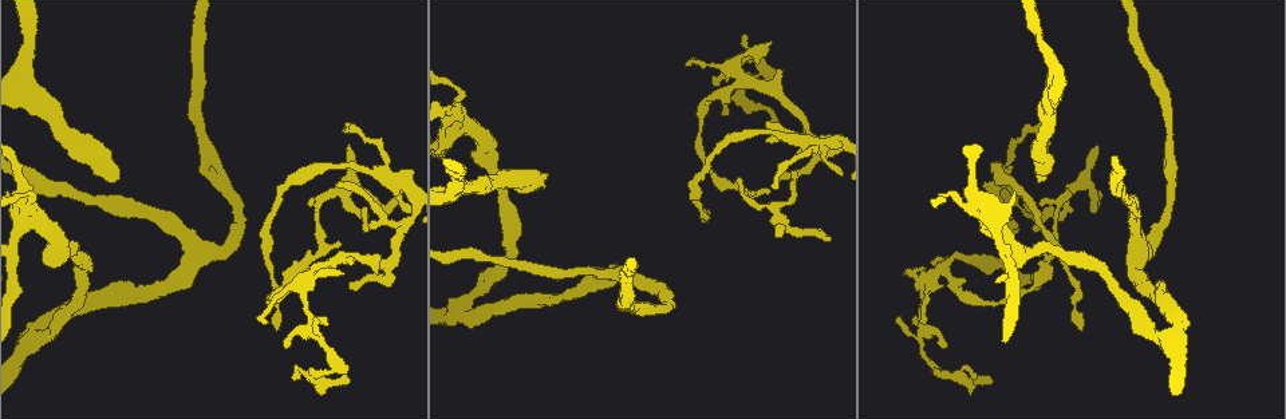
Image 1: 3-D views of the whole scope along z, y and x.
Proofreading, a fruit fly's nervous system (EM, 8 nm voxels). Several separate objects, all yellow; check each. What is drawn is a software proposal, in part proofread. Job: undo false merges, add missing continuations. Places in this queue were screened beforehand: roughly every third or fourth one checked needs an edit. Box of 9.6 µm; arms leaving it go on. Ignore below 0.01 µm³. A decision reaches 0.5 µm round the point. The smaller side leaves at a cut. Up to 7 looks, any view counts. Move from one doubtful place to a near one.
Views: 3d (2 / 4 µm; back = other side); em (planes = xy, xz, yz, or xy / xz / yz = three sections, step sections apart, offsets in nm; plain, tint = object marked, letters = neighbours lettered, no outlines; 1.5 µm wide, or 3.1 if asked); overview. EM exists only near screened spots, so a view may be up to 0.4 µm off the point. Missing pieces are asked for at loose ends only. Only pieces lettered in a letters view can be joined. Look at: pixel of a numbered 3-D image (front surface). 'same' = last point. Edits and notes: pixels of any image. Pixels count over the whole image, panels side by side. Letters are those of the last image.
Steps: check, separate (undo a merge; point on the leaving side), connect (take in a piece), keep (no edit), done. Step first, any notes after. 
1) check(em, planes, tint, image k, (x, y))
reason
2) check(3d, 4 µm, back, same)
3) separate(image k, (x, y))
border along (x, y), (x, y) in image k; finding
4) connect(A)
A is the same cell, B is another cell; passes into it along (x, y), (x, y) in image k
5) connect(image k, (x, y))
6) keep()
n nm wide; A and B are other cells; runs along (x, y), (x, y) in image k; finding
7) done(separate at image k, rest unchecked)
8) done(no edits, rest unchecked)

check(em, planes, letters, image 1, (343, 164))
a narrow waist

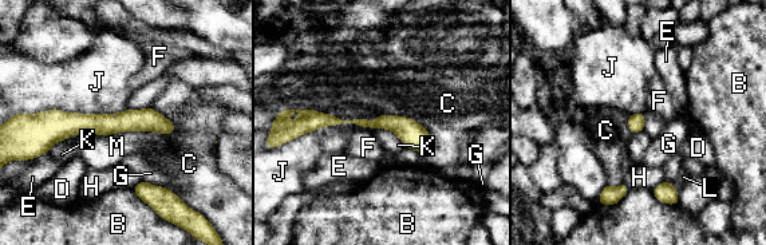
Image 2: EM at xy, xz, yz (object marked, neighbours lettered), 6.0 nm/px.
keep()
100 nm wide; B, C, D, E, F, G, H, J, K, L and M are other cells; border along (127, 109), (32, 114) in image 2; continuous, no second neuron

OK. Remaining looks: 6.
check(em, xy, step 8, letters, image 1, (735, 73))
abrupt turn

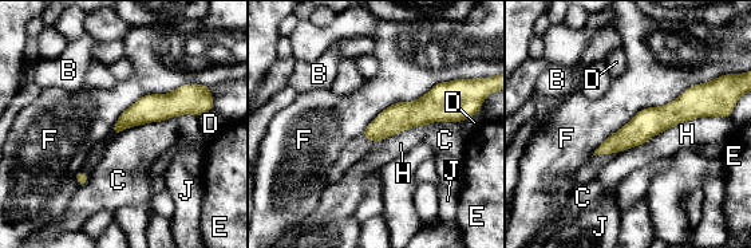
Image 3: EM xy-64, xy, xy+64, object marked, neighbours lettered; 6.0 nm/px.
check(em, xz, step 8, letters, same)

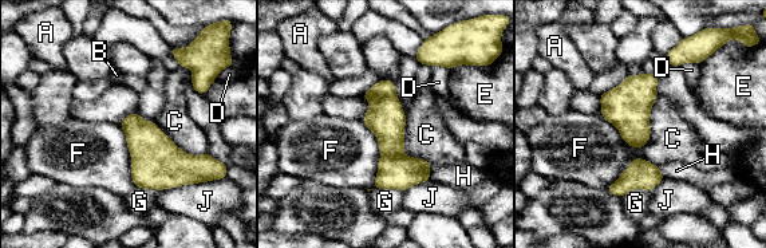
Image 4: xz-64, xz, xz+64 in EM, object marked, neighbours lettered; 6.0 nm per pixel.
keep()
F touches over 420 nm; A, B, C, D, E, F, G, H and J are other cells; runs along (383, 83), (391, 150), (426, 177) in image 4; continuous, no second neuron

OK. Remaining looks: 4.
check(em, xz, step 8, tint, image 1, (961, 376))
sharp bend

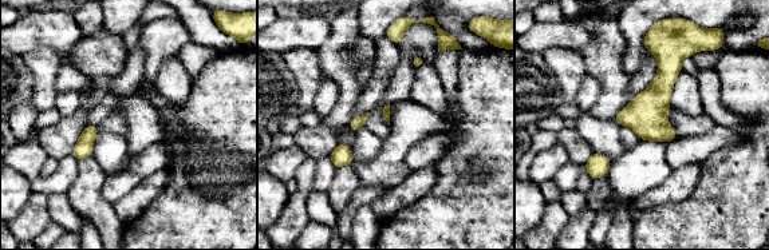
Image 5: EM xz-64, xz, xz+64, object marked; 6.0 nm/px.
check(em, xy, step 8, letters, same)
cut it another way

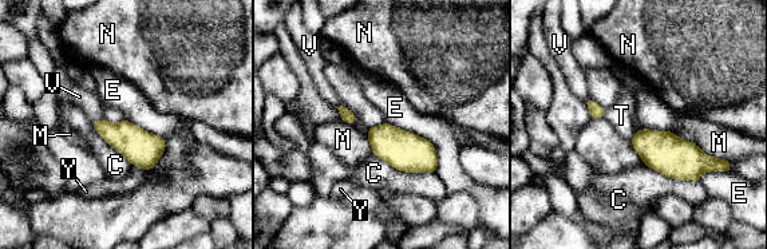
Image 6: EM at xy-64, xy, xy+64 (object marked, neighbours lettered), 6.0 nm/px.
keep()
C, E, M, N, T, V and Y are other cells; border along (386, 121), (426, 138), (437, 172) in image 6; continuous, no second neuron

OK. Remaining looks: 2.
done(no edits, rest unchecked)

